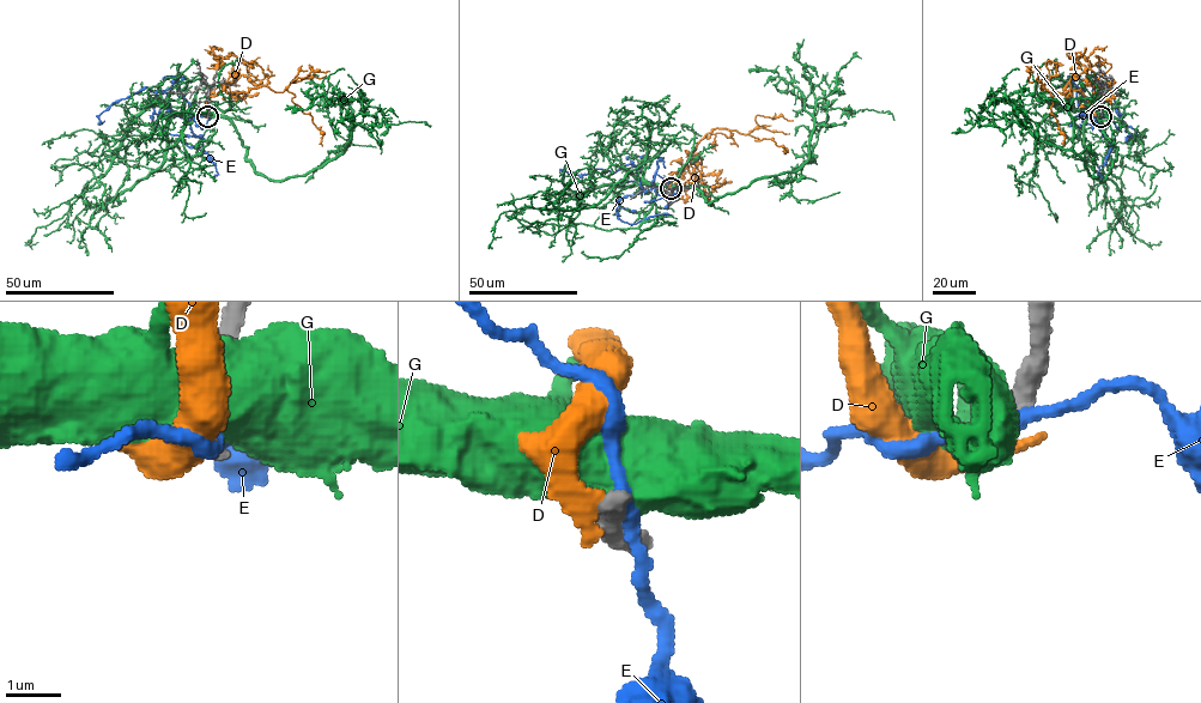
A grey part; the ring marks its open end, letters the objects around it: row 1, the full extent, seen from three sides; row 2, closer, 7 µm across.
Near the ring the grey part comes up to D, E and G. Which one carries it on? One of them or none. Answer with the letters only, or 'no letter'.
no letter

